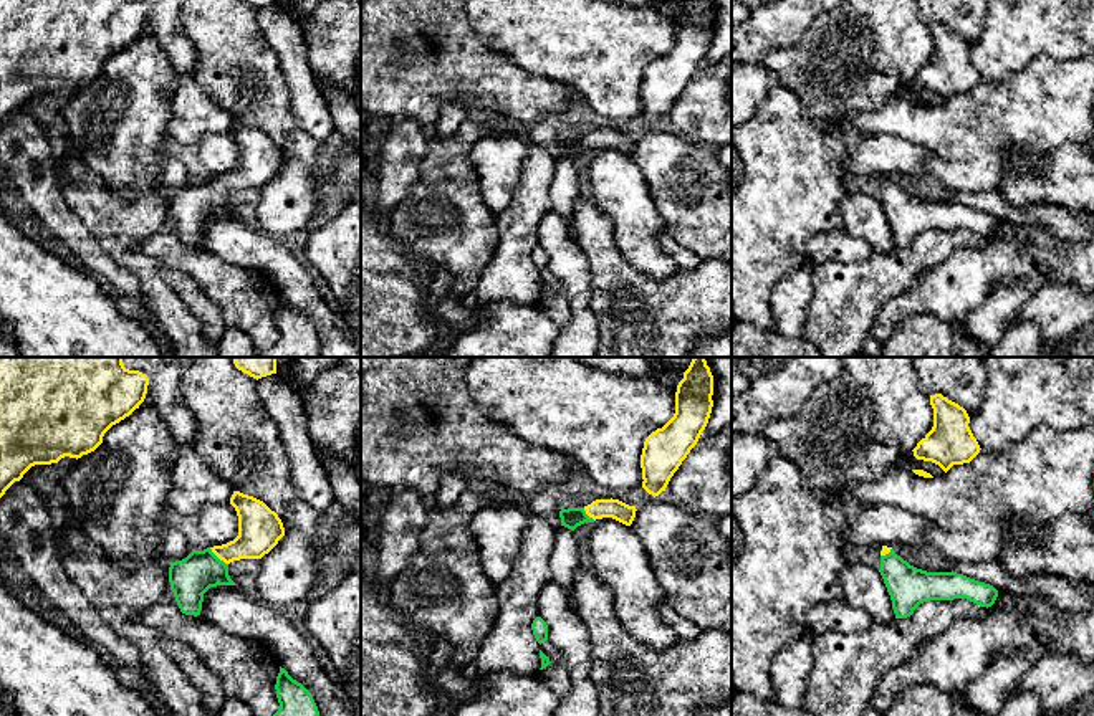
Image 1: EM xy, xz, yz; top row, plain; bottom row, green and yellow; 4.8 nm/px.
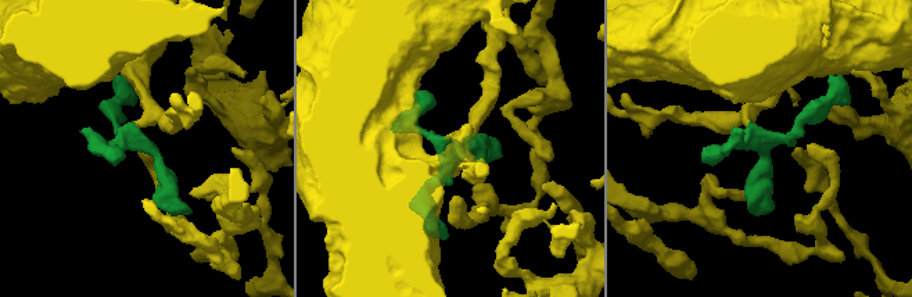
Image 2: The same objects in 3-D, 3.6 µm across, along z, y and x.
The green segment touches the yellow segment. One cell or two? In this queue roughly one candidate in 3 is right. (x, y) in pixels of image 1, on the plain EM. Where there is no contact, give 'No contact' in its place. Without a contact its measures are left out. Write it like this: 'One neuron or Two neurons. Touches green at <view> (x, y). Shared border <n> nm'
One neuron. Touches green at xy (217, 187). Shared border 130 nm

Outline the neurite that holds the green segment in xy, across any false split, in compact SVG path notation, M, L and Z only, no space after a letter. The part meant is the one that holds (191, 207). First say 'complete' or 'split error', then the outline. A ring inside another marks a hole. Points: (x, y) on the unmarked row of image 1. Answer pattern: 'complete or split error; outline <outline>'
split error; outline M233 121L230 134L238 146L238 165L222 175L192 180L169 197L170 220L182 243L200 245L204 223L217 215L237 215L228 193L240 189L262 189L285 165L281 149L263 131Z

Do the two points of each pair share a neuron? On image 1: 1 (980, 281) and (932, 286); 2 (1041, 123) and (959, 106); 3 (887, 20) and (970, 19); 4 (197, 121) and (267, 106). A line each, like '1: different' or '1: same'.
1: same
2: same
3: different
4: different

